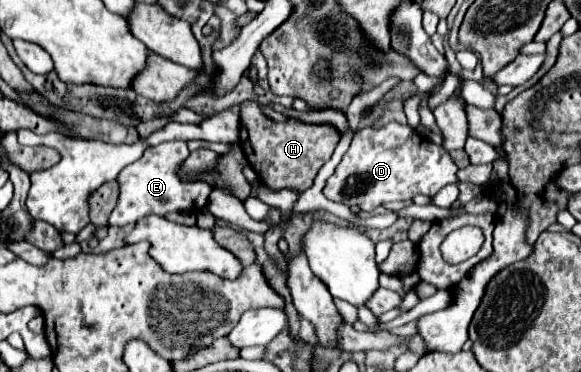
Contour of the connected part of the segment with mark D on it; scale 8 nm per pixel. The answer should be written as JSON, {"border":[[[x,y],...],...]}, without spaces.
{"border":[[[391,121],[379,129],[365,127],[355,131],[351,147],[343,155],[335,173],[327,179],[323,195],[331,201],[357,205],[361,211],[371,213],[389,201],[409,201],[415,195],[433,197],[449,183],[457,183],[461,187],[461,201],[469,201],[479,193],[475,185],[459,181],[457,165],[443,147],[431,143],[429,139],[425,143],[415,129]]]}

